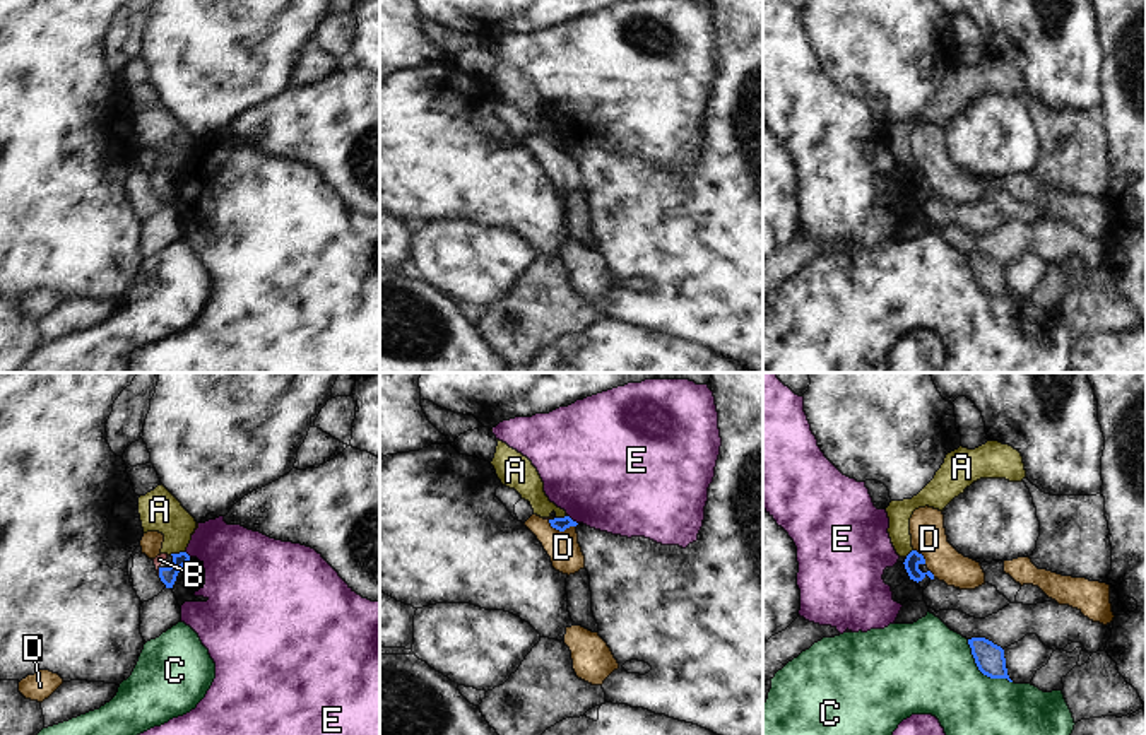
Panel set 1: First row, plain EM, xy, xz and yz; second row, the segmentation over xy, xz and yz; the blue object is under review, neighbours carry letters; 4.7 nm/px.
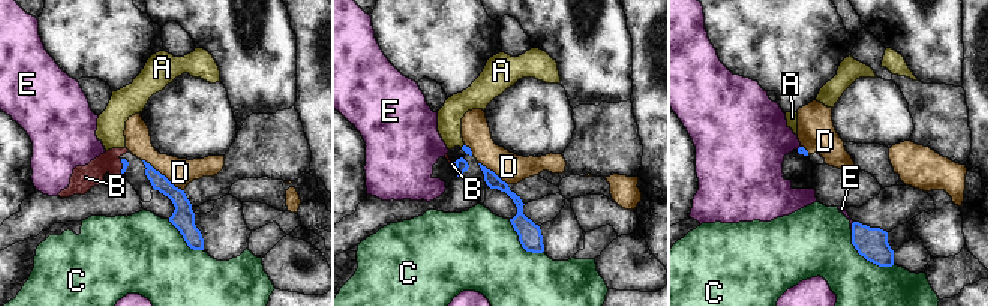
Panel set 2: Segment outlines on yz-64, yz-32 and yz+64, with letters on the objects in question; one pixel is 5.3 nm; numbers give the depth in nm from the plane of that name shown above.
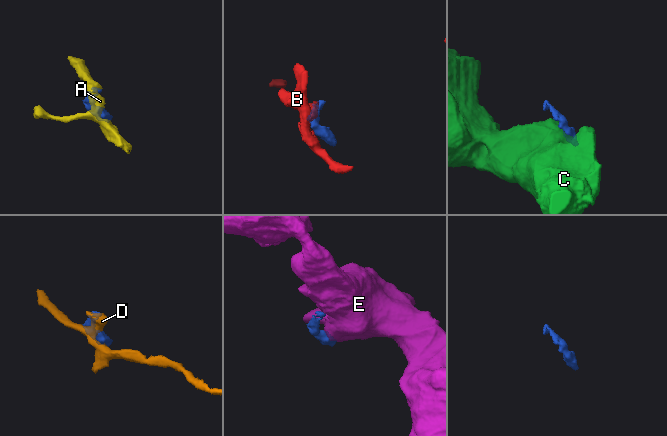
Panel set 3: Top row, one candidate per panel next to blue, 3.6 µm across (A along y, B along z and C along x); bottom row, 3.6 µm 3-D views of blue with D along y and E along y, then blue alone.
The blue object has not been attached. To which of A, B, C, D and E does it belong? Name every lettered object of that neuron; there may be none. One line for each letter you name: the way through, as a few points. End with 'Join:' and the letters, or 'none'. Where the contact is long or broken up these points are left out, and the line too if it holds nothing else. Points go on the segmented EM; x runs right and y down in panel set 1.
B: way xy (168, 575), (159, 571), (159, 559)
Join: B

